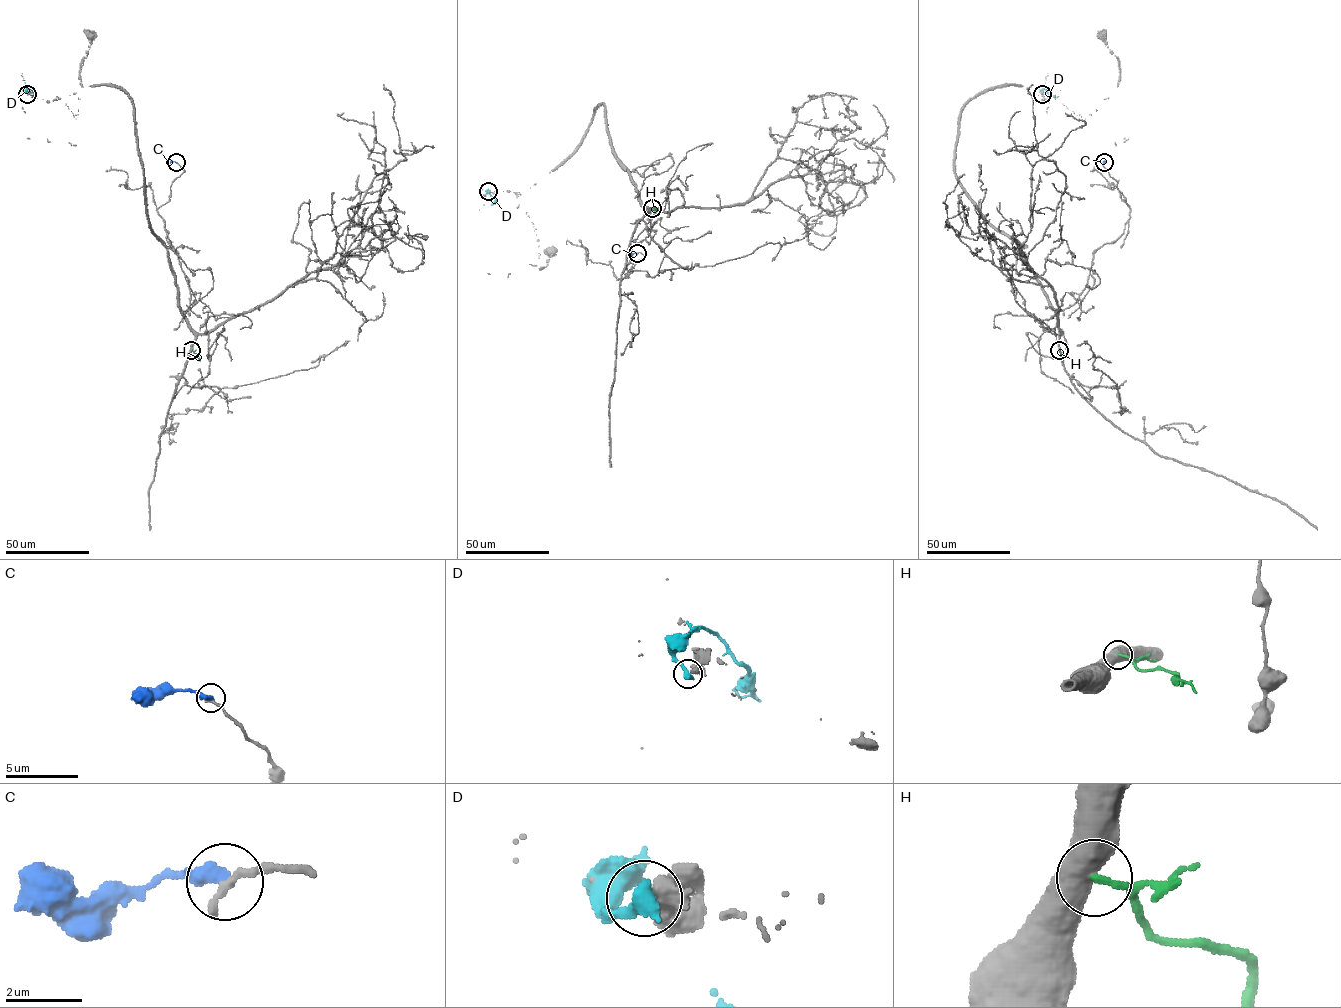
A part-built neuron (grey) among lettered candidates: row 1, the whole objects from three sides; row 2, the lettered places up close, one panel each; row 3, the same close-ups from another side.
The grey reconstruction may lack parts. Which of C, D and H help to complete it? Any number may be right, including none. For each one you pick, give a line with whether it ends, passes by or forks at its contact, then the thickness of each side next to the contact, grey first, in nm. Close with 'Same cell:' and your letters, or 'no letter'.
Same cell: no letter

